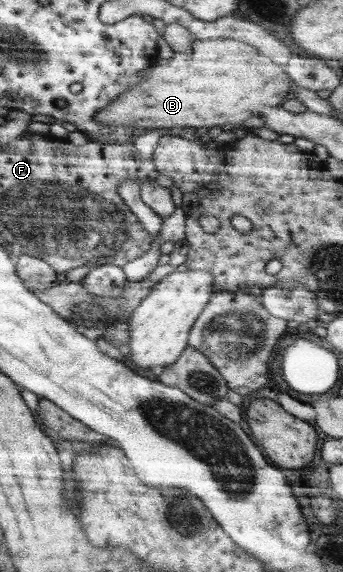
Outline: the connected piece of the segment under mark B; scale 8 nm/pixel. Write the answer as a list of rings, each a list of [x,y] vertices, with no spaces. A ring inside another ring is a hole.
[[[208,38],[198,40],[192,44],[192,52],[189,54],[175,53],[169,60],[158,61],[152,66],[150,76],[143,83],[136,84],[134,88],[129,88],[110,108],[100,110],[100,116],[95,116],[95,120],[100,124],[108,126],[128,126],[135,128],[174,128],[174,127],[194,127],[196,129],[206,126],[222,127],[227,122],[240,124],[246,118],[260,116],[264,114],[265,108],[278,107],[284,102],[284,97],[291,91],[291,78],[287,72],[279,65],[272,66],[272,62],[264,56],[260,56],[254,48],[250,48],[244,42],[238,40],[224,40],[224,38]],[[258,64],[270,64],[270,68],[264,72],[258,70]]]

